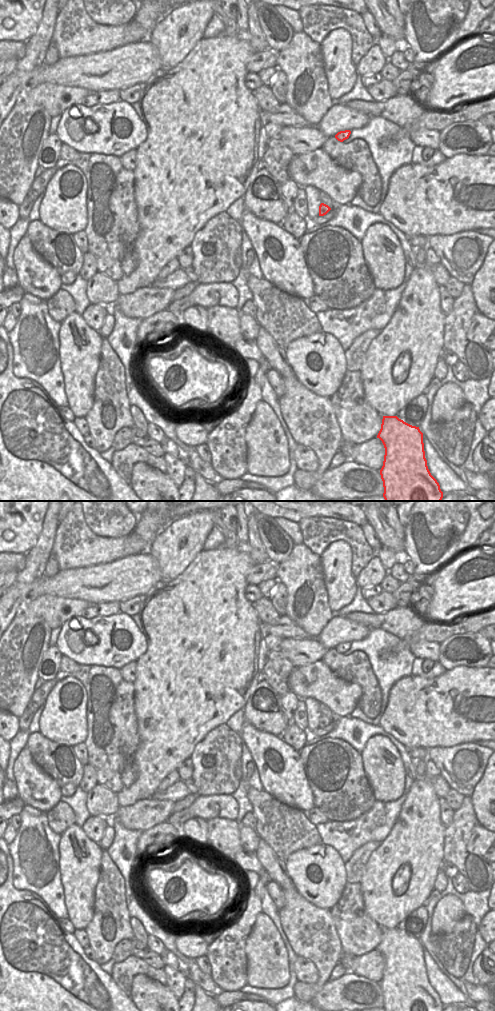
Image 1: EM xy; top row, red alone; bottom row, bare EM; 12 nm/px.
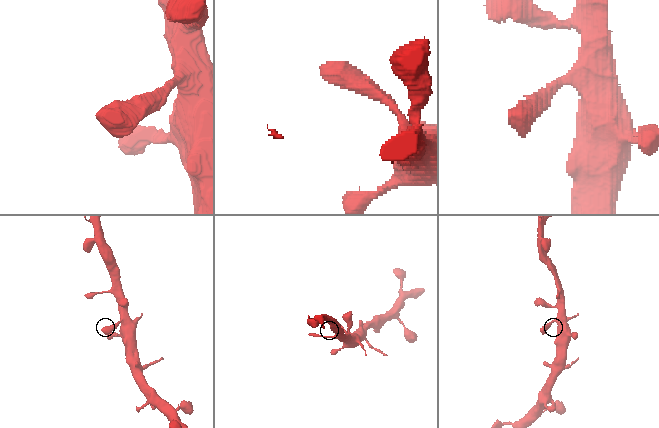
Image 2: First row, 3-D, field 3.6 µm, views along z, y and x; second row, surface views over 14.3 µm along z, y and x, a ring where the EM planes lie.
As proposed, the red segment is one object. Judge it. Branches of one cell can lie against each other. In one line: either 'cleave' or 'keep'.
keep

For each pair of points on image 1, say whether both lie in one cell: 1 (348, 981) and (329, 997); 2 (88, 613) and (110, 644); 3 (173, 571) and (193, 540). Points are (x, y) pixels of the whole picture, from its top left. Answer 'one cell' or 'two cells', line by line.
1: one cell
2: two cells
3: one cell

